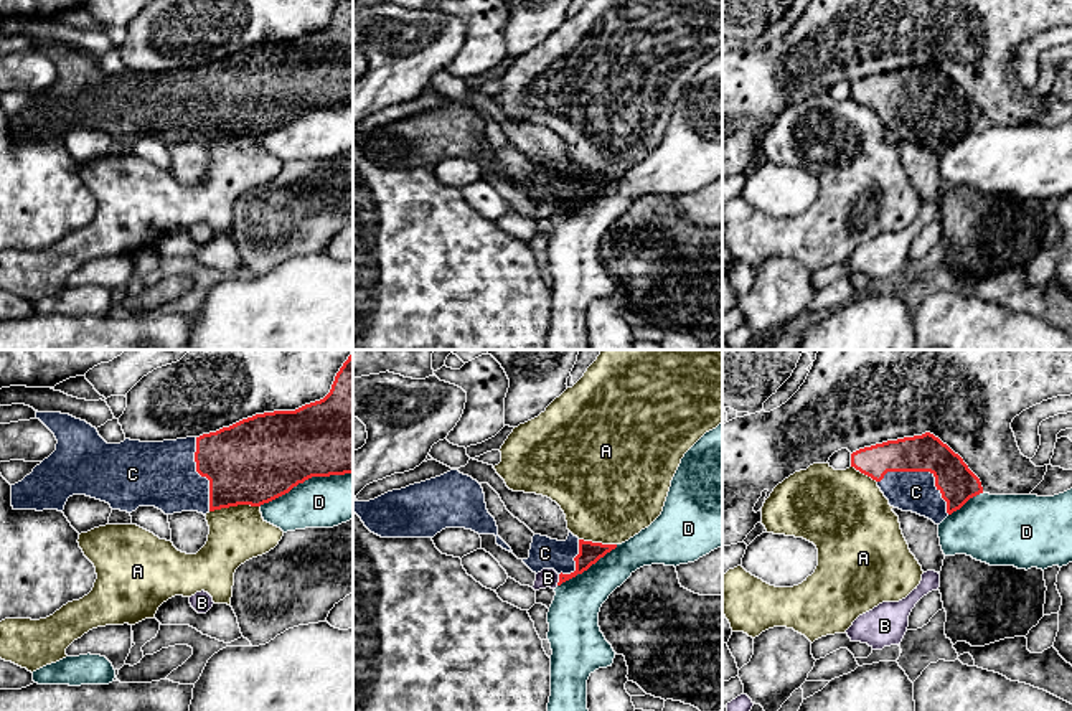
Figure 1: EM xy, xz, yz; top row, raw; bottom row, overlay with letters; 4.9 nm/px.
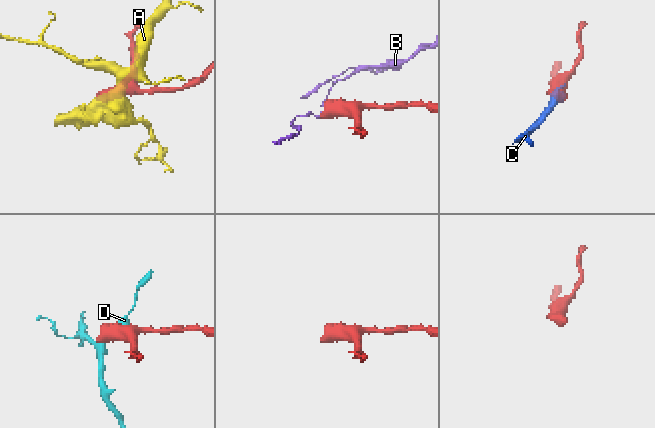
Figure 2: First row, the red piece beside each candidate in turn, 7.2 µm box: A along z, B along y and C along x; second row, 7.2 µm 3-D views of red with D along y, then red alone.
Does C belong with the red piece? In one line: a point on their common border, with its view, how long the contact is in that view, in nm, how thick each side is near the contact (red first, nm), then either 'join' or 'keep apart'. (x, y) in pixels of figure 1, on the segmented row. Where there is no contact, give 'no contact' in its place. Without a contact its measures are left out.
yz (924, 470) | 380 nm | 190/200 nm | join

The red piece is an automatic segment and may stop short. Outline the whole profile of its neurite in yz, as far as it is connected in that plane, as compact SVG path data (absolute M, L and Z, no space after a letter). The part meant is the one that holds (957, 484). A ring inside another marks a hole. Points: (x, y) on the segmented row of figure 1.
M930 432L859 449L851 467L876 480L891 506L935 525L983 493L963 459Z

